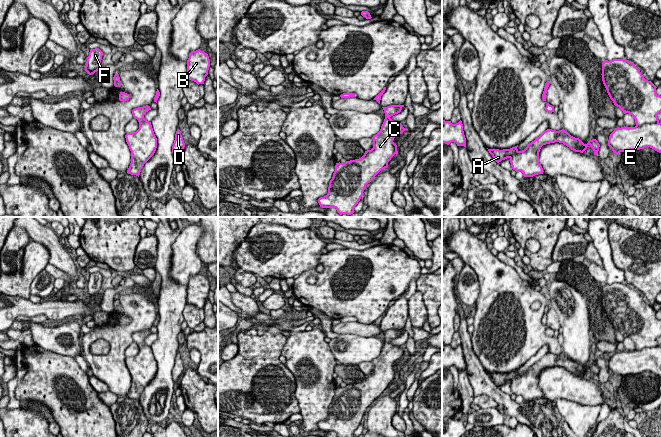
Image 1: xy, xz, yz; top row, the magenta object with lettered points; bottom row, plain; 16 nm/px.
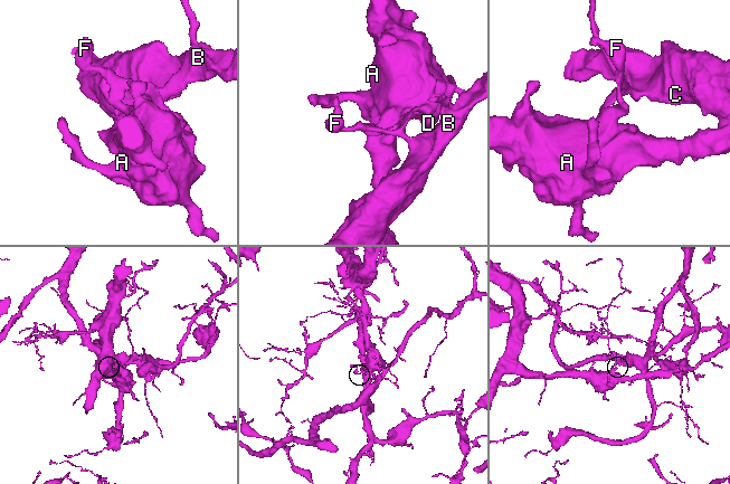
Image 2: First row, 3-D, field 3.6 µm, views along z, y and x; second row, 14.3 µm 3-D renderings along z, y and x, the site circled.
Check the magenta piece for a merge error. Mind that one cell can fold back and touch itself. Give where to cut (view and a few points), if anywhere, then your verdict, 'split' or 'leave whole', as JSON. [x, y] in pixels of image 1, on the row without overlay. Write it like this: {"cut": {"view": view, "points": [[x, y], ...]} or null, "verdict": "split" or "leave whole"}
{"cut": {"view": "yz", "points": [[658, 345], [636, 350]]}, "verdict": "split"}

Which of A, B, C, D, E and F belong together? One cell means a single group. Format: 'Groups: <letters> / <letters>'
Groups: A D E / B C F

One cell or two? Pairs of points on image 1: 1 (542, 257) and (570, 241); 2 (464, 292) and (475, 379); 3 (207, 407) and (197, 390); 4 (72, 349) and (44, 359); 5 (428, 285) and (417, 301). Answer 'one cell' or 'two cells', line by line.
1: two cells
2: two cells
3: one cell
4: two cells
5: two cells

